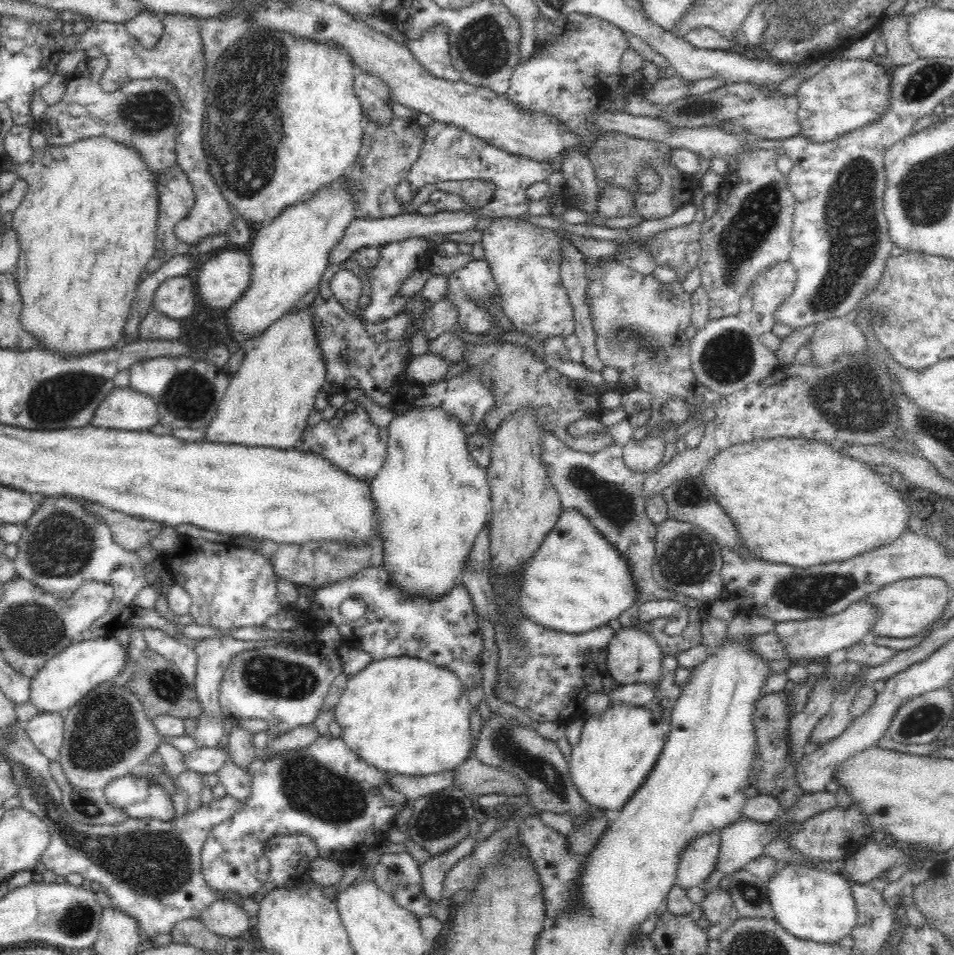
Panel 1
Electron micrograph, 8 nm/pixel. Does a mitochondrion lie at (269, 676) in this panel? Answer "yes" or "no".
yes

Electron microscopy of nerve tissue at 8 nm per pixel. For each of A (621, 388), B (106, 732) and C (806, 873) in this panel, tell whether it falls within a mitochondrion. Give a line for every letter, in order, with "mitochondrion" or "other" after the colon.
A: other
B: mitochondrion
C: other

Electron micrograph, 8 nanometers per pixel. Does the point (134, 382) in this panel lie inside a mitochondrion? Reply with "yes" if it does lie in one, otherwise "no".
no

